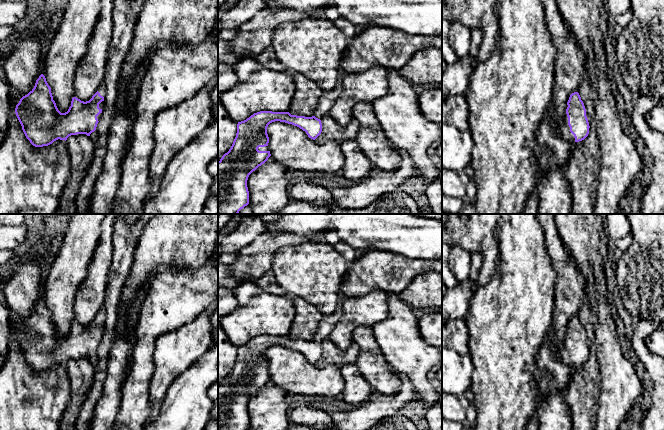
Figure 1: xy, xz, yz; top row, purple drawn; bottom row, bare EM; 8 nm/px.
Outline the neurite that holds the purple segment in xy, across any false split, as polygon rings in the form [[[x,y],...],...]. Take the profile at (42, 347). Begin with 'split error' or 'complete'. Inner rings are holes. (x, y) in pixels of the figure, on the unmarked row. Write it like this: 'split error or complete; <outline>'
split error; [[[41,298],[34,312],[20,323],[15,337],[26,362],[35,371],[48,370],[58,363],[66,365],[69,360],[77,358],[86,358],[92,365],[97,366],[99,363],[97,348],[104,334],[104,321],[105,311],[101,308],[89,325],[84,326],[73,321],[68,335],[61,337],[53,324],[51,312],[45,300]]]

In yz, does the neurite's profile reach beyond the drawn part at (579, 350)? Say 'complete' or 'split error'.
split error

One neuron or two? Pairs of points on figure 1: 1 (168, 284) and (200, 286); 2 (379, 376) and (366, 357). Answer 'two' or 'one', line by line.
1: one
2: one

